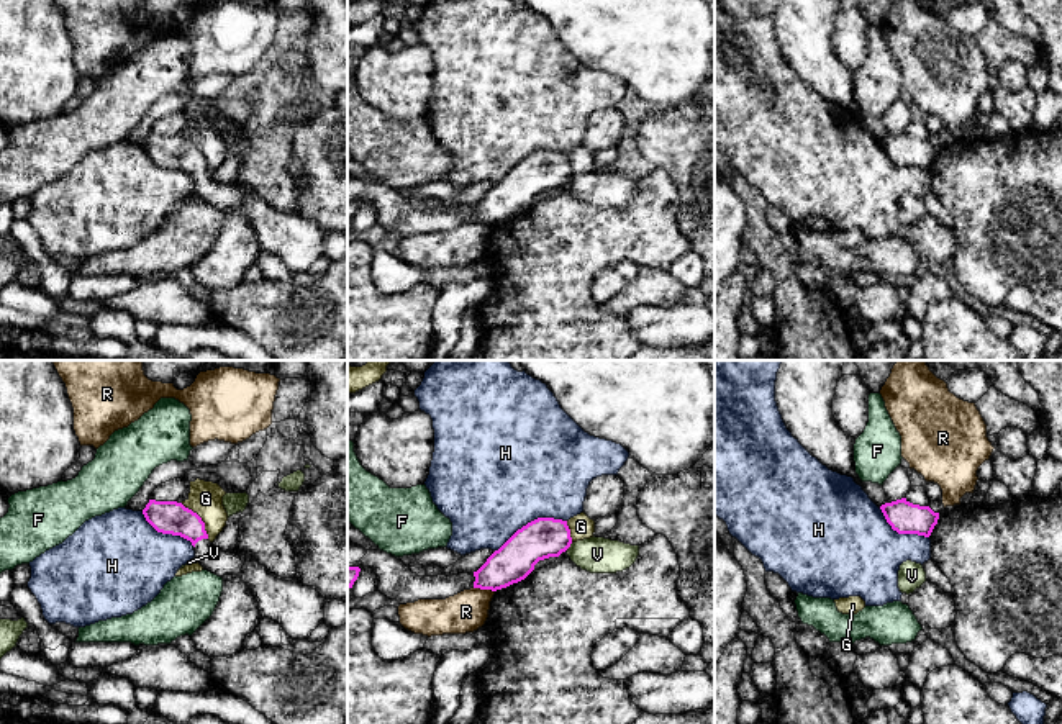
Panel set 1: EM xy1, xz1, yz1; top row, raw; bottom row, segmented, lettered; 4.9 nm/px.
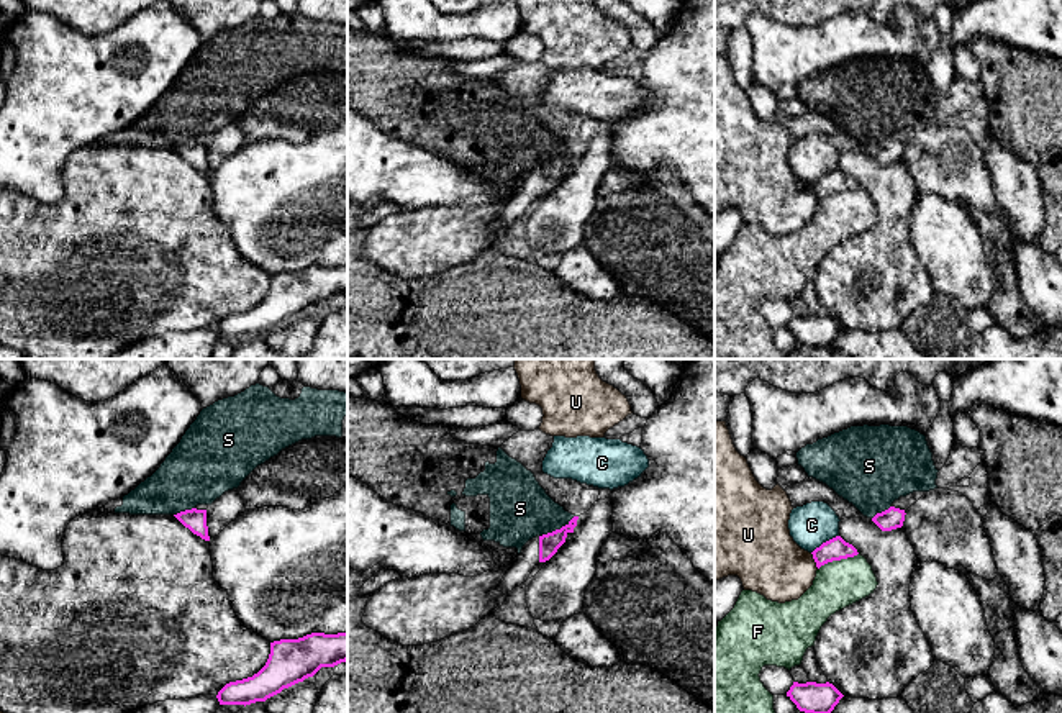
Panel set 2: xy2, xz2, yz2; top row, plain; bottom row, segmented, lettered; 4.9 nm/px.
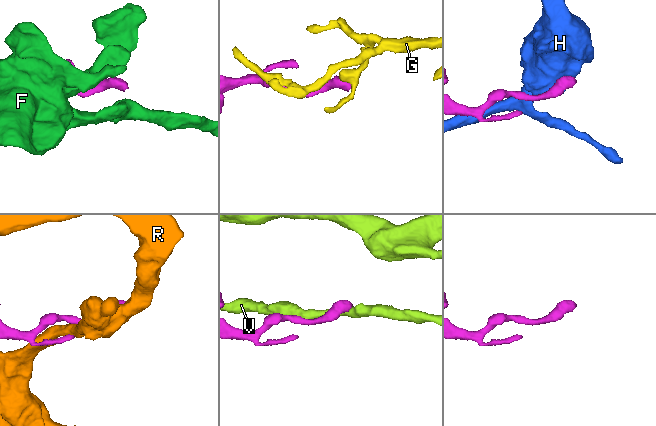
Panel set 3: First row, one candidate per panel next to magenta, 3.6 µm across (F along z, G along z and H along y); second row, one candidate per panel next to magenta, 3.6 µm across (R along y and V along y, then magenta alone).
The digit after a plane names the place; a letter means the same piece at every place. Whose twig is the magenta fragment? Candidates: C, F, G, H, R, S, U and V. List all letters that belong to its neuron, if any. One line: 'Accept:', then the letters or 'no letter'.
Accept: no letter

